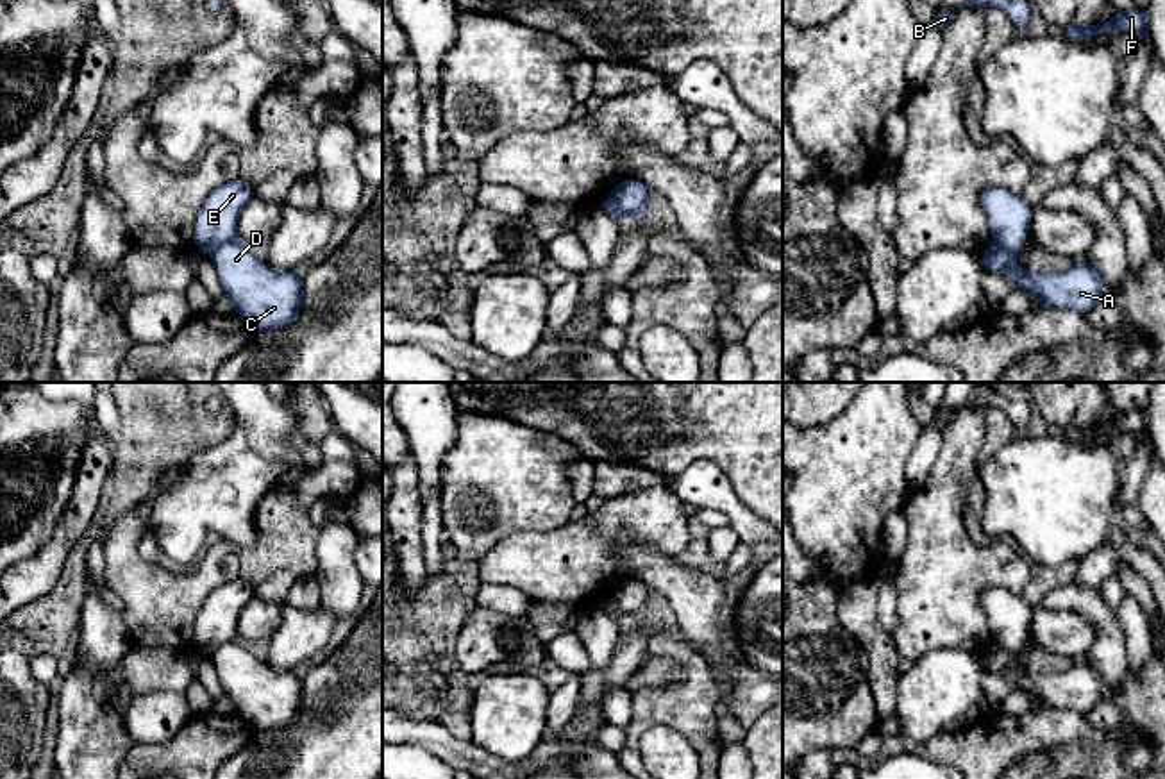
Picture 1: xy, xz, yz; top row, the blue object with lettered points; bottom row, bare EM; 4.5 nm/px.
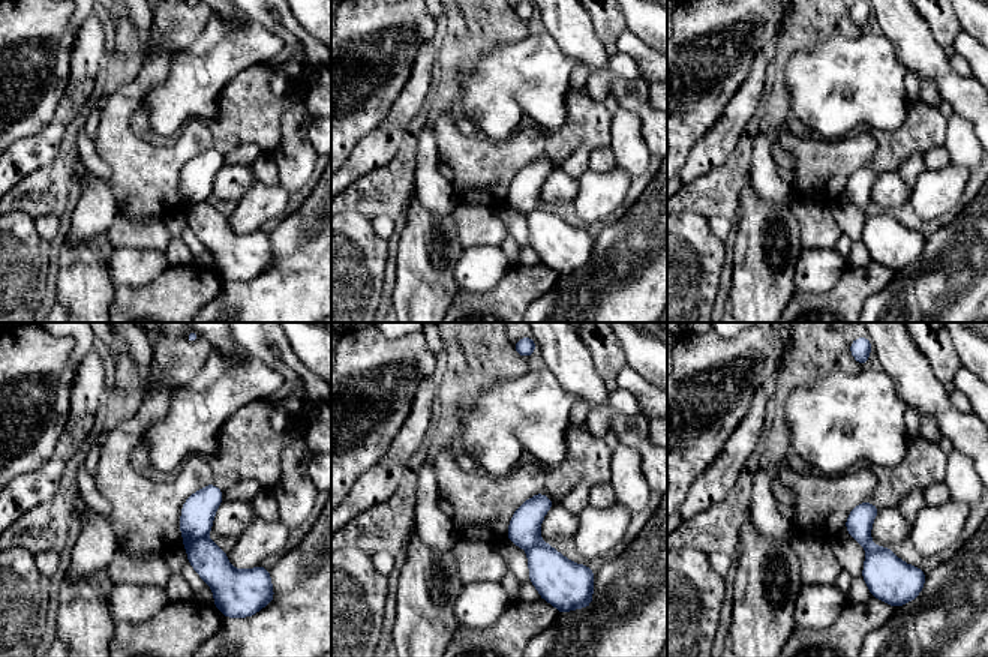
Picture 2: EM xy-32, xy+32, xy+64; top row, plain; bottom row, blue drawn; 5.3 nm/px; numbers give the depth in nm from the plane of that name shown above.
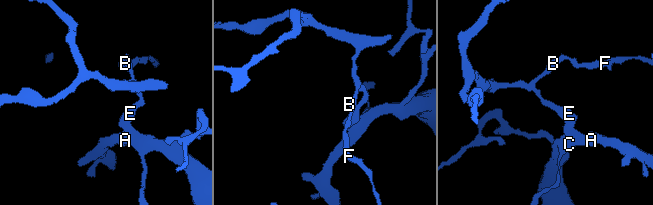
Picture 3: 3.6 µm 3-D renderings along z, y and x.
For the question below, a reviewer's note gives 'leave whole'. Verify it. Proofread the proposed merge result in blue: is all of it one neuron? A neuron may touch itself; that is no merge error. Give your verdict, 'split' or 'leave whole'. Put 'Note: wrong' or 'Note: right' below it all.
split
Note: wrong

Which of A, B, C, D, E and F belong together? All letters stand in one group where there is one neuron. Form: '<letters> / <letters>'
A C D / B E F

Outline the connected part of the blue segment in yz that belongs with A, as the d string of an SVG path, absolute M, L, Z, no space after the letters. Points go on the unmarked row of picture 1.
M992 643L981 652L985 672L1013 674L1013 690L1027 693L1042 709L1072 709L1083 716L1102 699L1104 681L1086 661L1074 665L1060 674L1036 674L1029 668L1013 668L1017 652Z

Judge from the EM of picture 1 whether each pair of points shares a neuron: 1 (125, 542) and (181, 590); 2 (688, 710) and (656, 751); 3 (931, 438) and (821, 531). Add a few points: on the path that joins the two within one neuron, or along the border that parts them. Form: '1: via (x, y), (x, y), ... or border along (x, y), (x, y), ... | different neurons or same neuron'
1: via (129, 558), (165, 590) | same neuron
2: border along (638, 737), (649, 728), (670, 726), (701, 760) | different neurons
3: border along (922, 427), (906, 467), (910, 492) | different neurons

